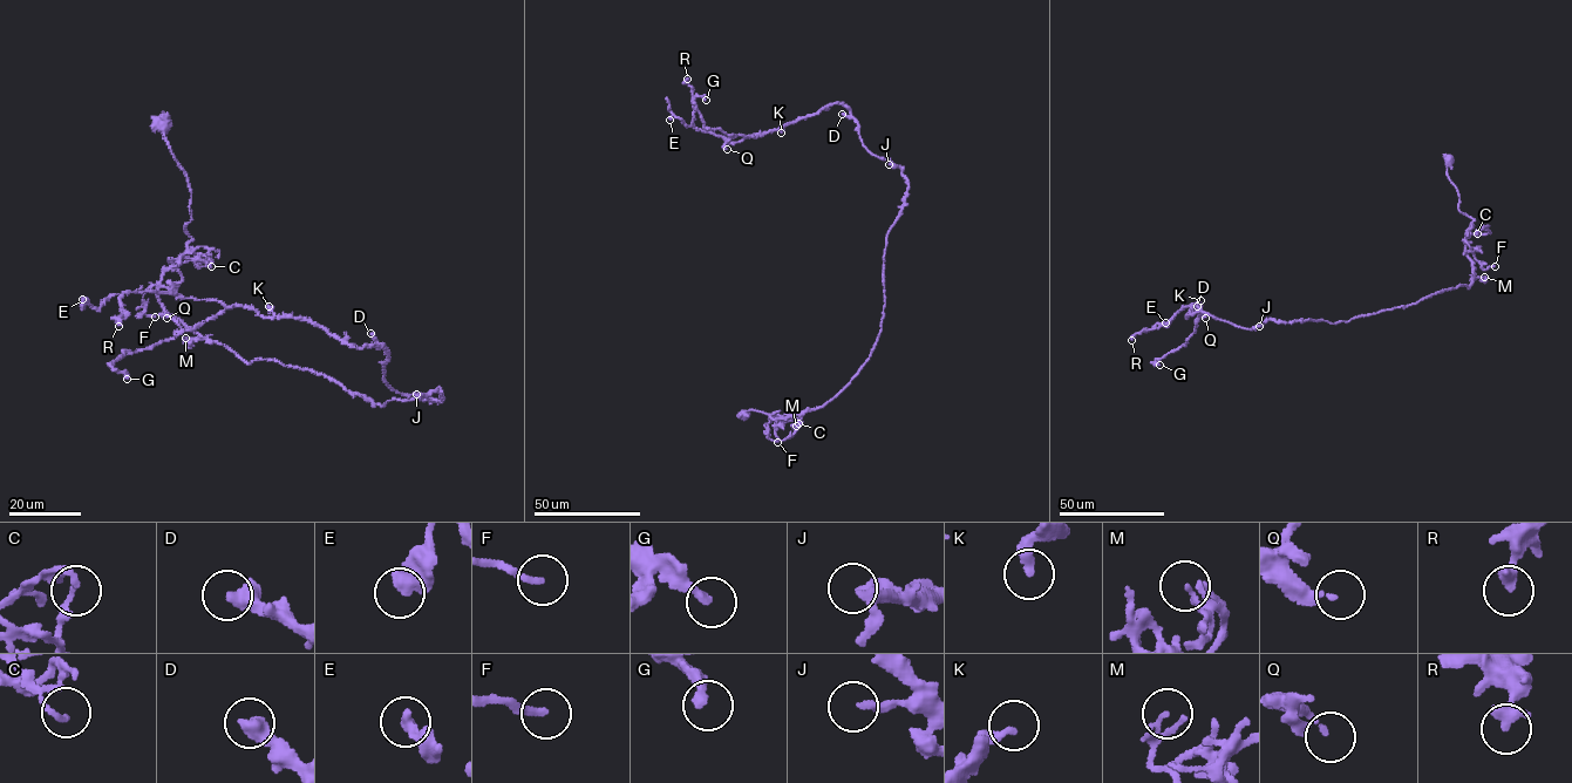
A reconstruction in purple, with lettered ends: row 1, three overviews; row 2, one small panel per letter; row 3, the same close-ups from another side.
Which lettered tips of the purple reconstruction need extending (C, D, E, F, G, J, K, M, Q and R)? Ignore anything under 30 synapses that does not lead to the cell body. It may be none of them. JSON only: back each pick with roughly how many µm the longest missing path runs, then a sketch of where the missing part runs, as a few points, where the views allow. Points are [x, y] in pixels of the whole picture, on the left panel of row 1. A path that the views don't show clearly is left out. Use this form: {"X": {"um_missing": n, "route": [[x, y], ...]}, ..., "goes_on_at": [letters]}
{"goes_on_at": []}

